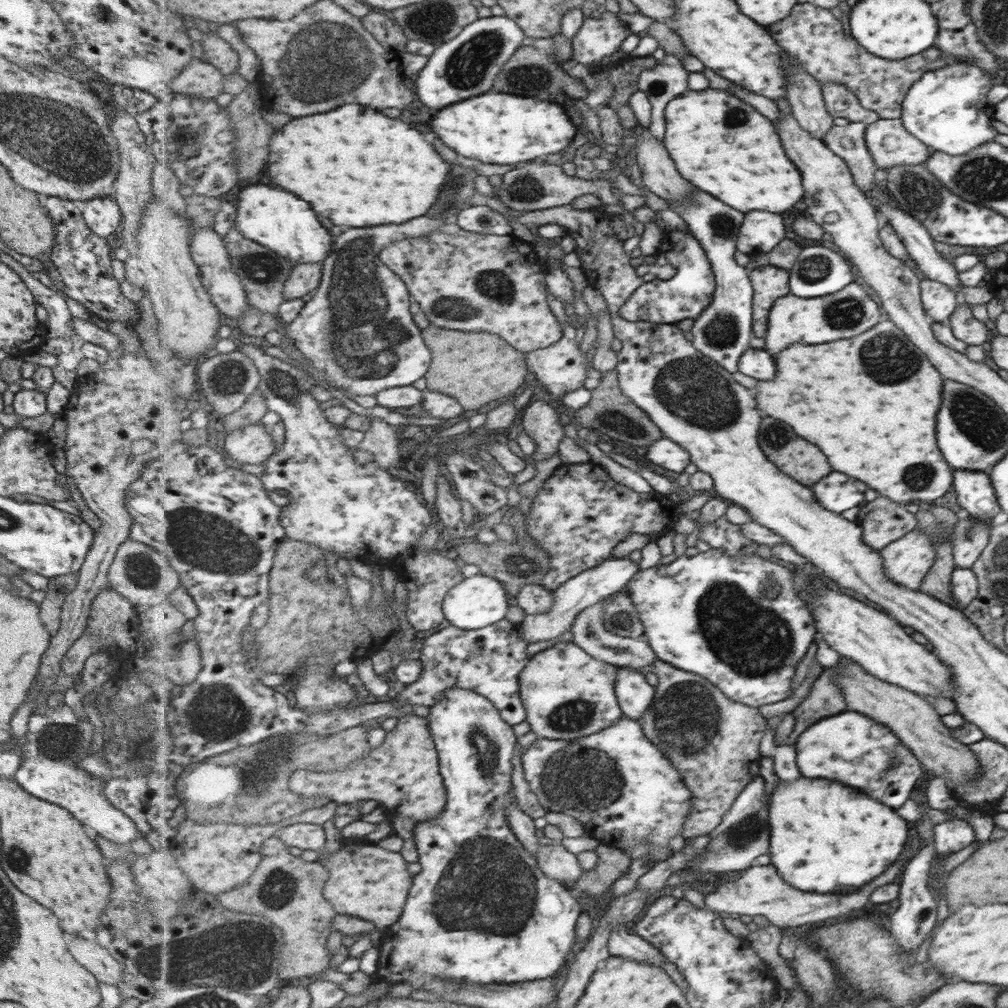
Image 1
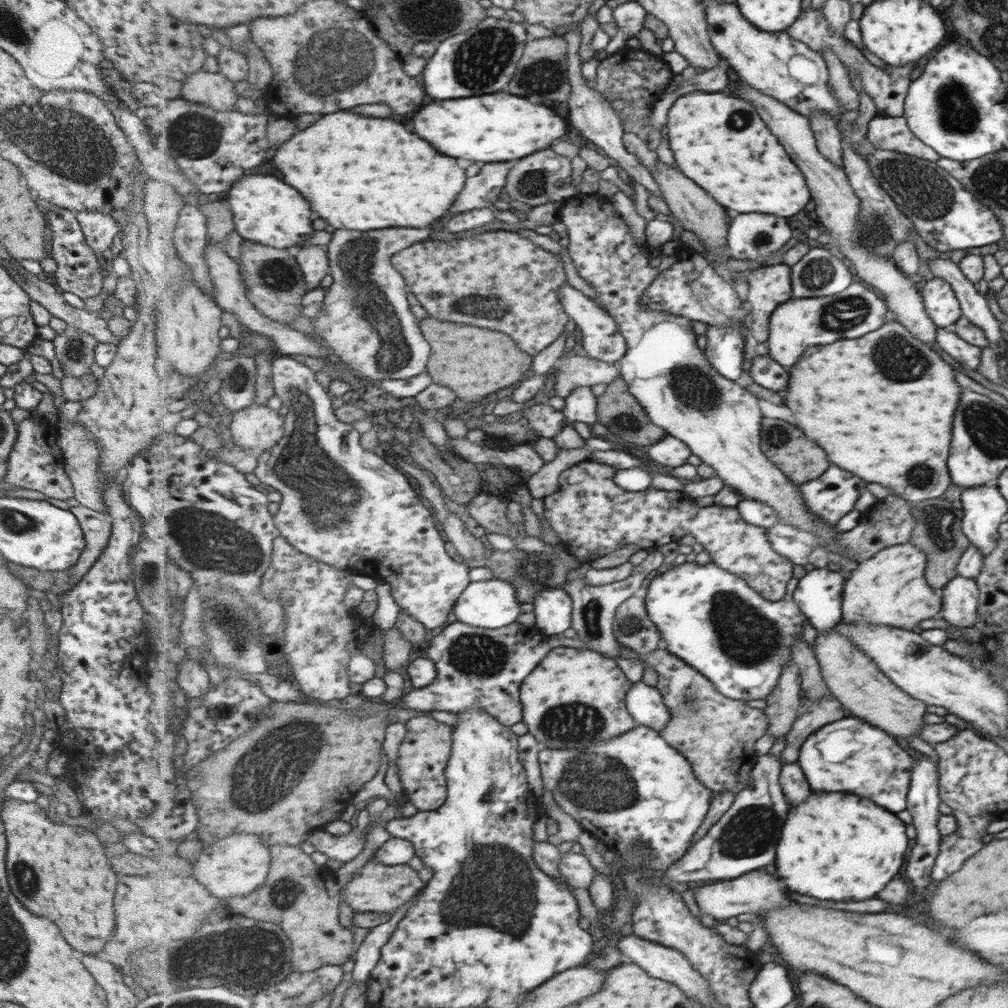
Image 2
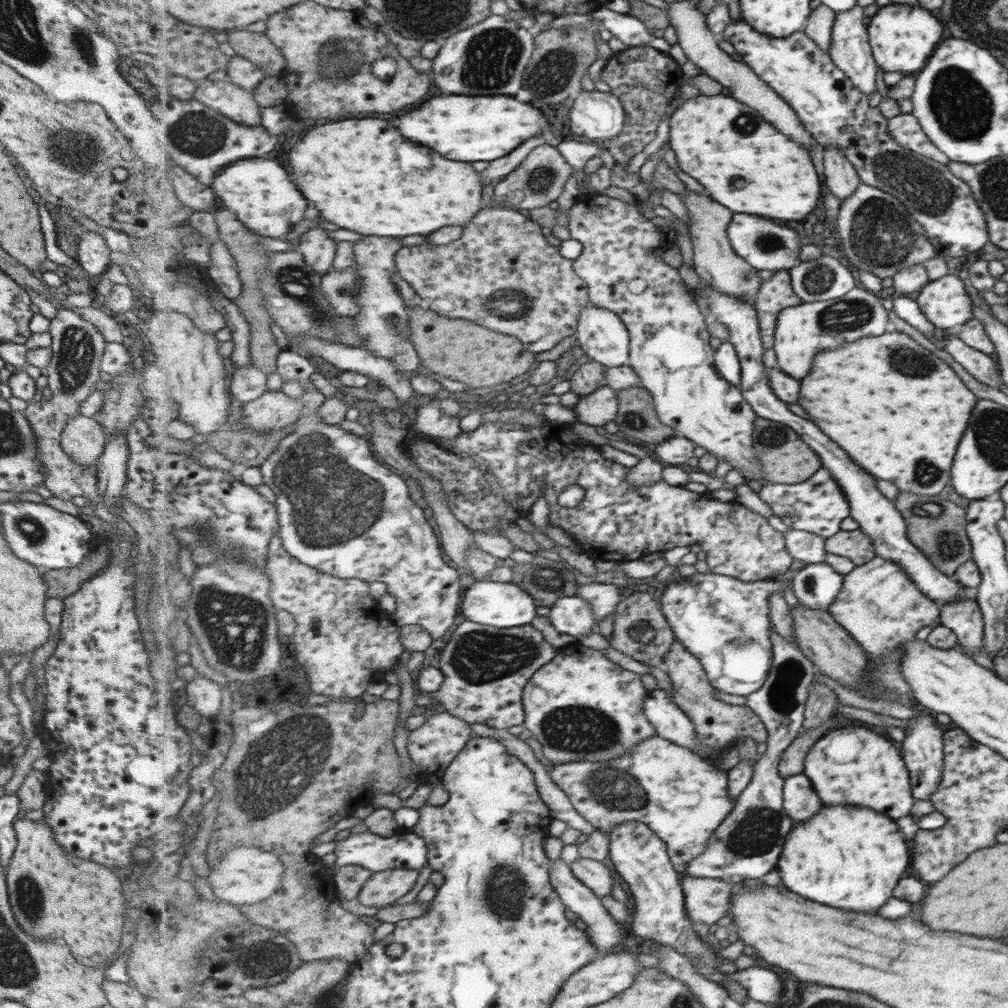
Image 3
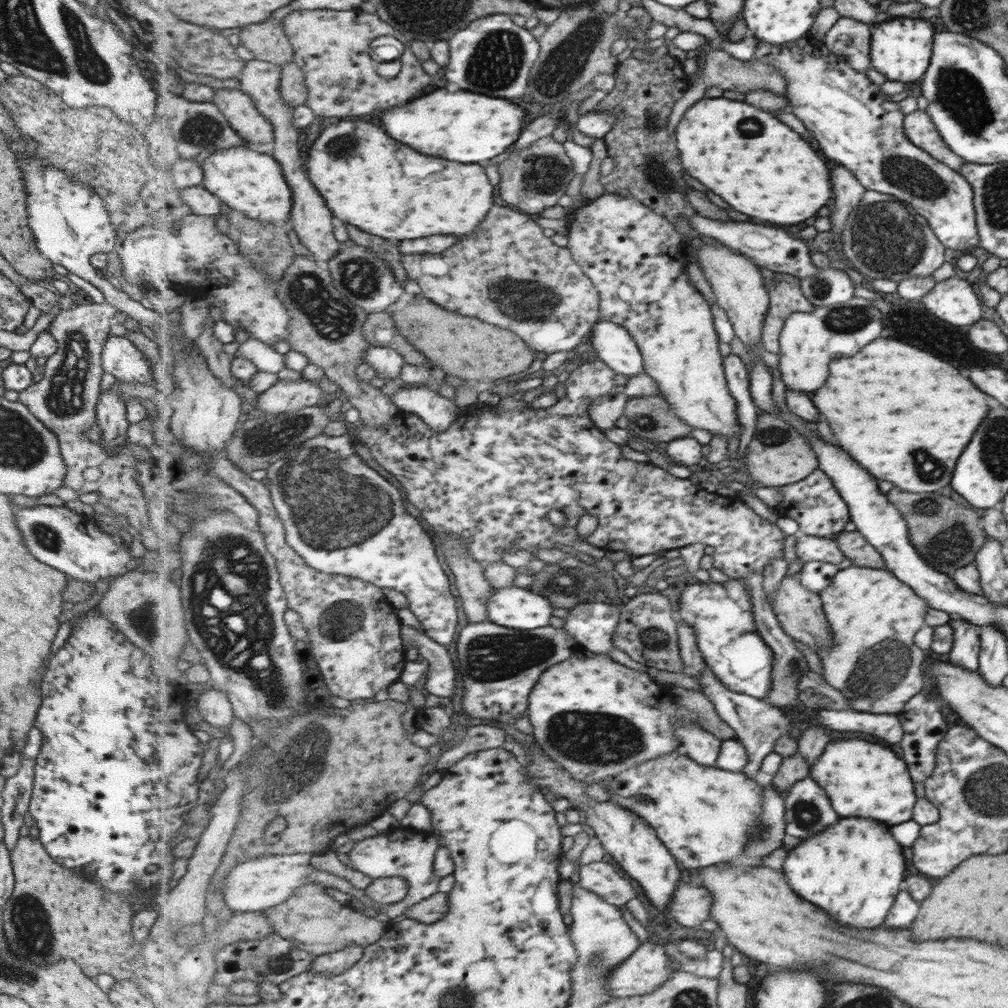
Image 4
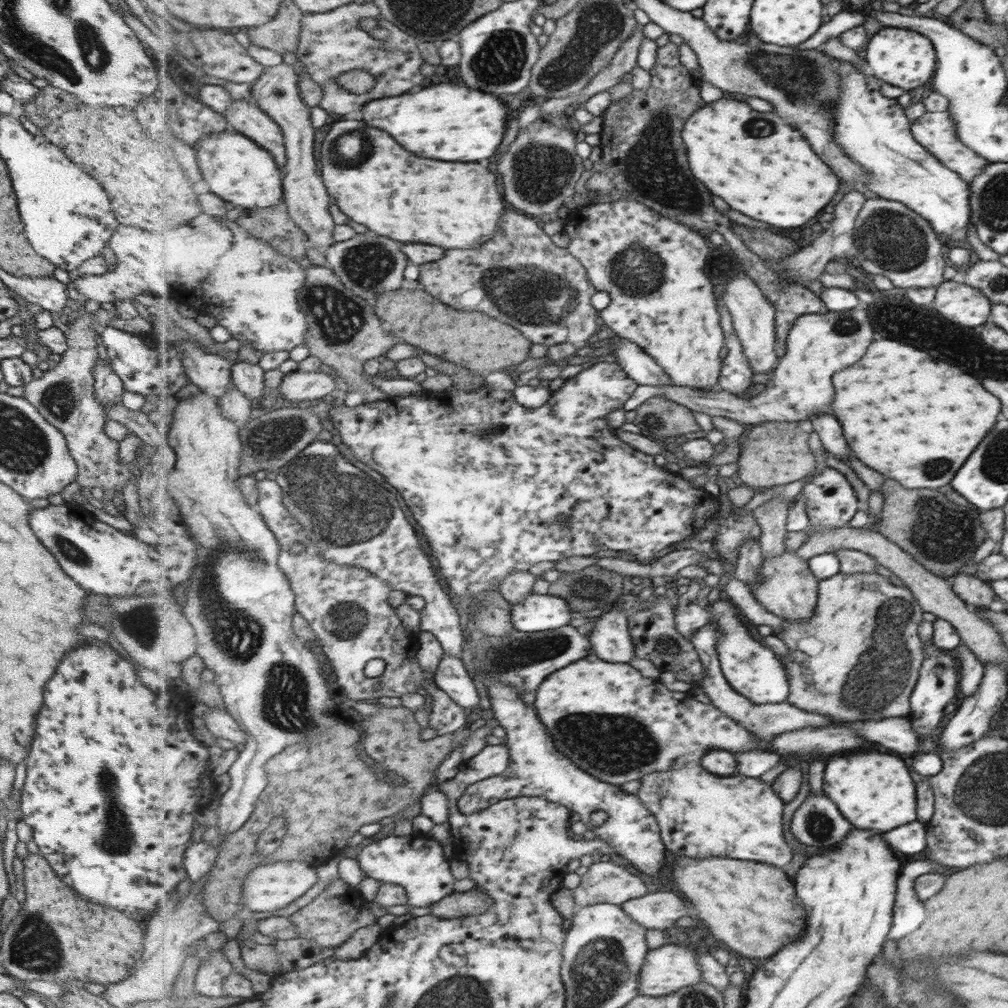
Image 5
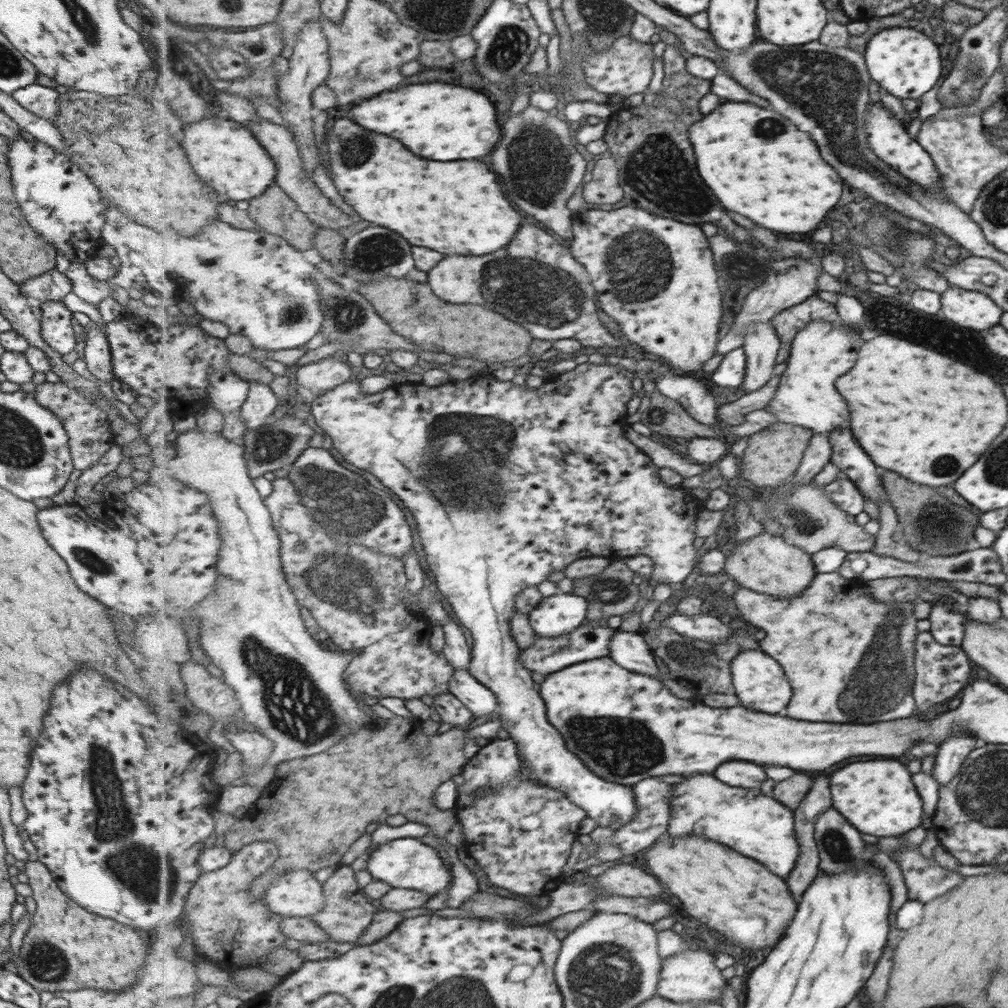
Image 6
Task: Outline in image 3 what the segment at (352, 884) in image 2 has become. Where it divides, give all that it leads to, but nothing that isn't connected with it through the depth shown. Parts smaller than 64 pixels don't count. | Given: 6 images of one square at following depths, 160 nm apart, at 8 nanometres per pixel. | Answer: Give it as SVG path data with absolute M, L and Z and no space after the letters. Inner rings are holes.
M389 869L372 873L372 877L363 885L358 899L367 906L381 909L389 907L415 888L417 878L419 872L413 869Z

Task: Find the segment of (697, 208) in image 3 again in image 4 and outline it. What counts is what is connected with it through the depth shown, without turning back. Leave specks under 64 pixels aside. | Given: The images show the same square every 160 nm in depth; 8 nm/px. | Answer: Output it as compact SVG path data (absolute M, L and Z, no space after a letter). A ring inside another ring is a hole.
M703 245L698 250L698 262L700 262L701 273L708 278L709 284L713 287L719 305L726 310L736 336L753 355L758 355L772 372L773 396L775 396L777 410L788 412L789 408L785 400L786 386L778 371L780 355L769 353L763 344L763 327L766 326L771 298L763 284L762 268L727 245Z

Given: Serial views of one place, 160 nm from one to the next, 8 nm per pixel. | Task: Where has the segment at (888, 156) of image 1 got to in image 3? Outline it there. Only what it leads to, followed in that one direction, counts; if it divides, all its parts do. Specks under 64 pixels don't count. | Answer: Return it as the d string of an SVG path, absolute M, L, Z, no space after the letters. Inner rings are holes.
M900 113L887 121L889 121L890 137L907 151L916 152L941 164L947 164L951 161L946 153L941 152L935 148L934 144L931 144L929 137L922 131L917 117L913 117L910 113Z

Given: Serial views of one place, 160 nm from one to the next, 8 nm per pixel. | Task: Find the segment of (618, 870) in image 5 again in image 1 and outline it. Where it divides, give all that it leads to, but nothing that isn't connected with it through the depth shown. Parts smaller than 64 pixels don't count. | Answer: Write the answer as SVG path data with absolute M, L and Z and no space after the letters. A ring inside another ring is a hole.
M558 842L543 846L537 852L536 859L542 867L542 871L558 881L576 881L583 872L578 856L571 854L565 846L559 845Z

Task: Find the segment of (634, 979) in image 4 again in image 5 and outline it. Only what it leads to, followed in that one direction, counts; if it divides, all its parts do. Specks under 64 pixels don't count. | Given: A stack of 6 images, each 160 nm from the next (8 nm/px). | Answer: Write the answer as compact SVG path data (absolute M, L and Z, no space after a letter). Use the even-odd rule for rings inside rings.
M673 941L658 949L651 949L642 968L638 988L647 996L663 996L677 992L681 987L701 981L697 951L675 945Z

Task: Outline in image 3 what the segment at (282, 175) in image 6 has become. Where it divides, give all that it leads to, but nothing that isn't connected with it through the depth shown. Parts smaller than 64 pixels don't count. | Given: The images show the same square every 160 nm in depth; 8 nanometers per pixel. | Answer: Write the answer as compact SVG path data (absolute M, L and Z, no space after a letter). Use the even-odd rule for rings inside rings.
M202 79L198 82L194 98L235 122L247 126L262 125L262 107L255 100L254 93L231 80Z

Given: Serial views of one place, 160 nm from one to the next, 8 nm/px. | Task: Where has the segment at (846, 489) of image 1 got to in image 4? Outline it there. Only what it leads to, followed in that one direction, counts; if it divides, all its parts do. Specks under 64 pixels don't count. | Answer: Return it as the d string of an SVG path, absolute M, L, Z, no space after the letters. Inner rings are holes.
M821 468L812 472L806 479L778 487L778 490L783 493L783 500L775 507L777 514L793 518L799 524L800 533L828 538L829 534L842 532L843 526L850 521L845 501Z

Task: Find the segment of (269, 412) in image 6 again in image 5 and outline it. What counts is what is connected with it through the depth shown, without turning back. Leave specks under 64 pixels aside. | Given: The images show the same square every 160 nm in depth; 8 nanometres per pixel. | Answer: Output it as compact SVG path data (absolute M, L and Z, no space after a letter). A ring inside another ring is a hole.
M248 361L235 362L233 367L233 382L237 389L244 392L251 400L258 413L258 404L263 398L265 374L259 363L251 364Z

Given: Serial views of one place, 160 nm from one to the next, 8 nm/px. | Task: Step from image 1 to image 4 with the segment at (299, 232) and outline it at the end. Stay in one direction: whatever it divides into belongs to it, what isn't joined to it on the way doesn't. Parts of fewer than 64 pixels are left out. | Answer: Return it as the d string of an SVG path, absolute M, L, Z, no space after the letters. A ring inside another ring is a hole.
M250 144L220 149L207 162L202 164L205 170L205 188L209 188L233 211L245 213L249 218L268 224L283 225L292 218L294 192L285 180L281 164L267 154L260 154Z

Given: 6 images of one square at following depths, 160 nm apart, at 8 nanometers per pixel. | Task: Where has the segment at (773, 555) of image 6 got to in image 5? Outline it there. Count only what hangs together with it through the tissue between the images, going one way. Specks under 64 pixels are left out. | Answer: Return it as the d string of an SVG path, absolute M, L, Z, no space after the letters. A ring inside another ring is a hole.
M787 551L765 558L760 573L762 576L750 589L767 611L787 621L809 620L816 613L820 581L810 569L808 560L797 556L795 551Z

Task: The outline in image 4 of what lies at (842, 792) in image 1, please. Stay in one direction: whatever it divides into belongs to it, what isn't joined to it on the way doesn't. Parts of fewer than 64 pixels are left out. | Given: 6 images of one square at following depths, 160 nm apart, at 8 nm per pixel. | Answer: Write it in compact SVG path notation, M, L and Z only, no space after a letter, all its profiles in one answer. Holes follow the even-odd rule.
M841 818L835 828L827 828L827 832L807 838L795 850L791 850L783 870L791 880L791 888L795 888L795 892L799 892L799 896L805 900L821 906L835 922L851 928L877 928L883 924L893 898L897 898L895 894L903 880L905 860L901 856L899 843L891 838L885 824L865 818Z

